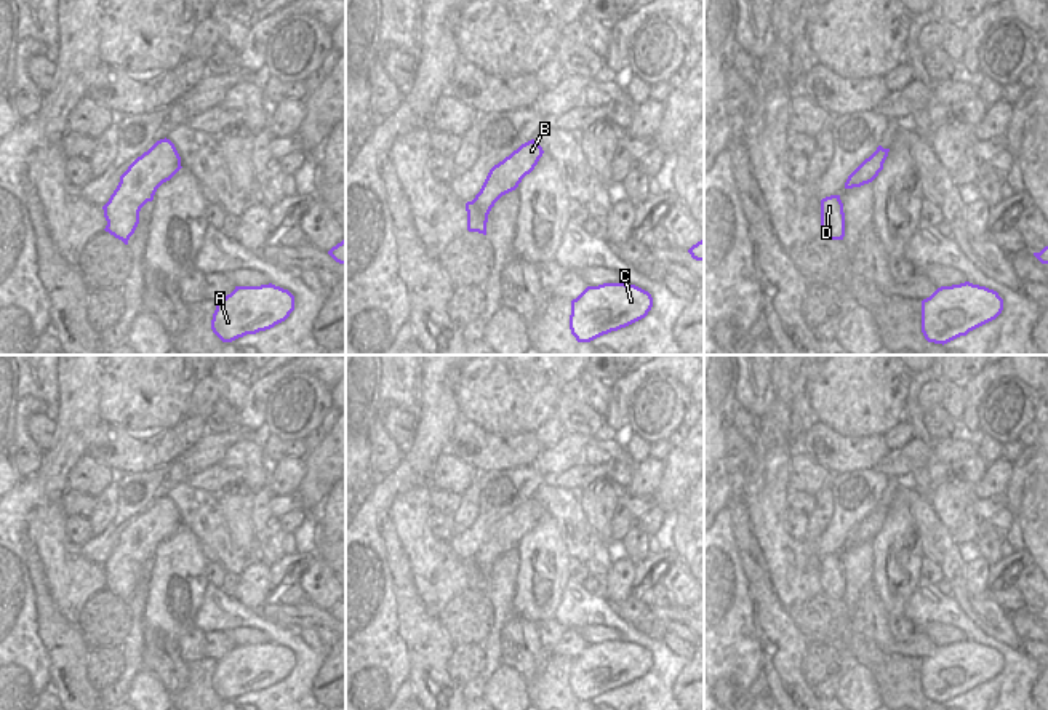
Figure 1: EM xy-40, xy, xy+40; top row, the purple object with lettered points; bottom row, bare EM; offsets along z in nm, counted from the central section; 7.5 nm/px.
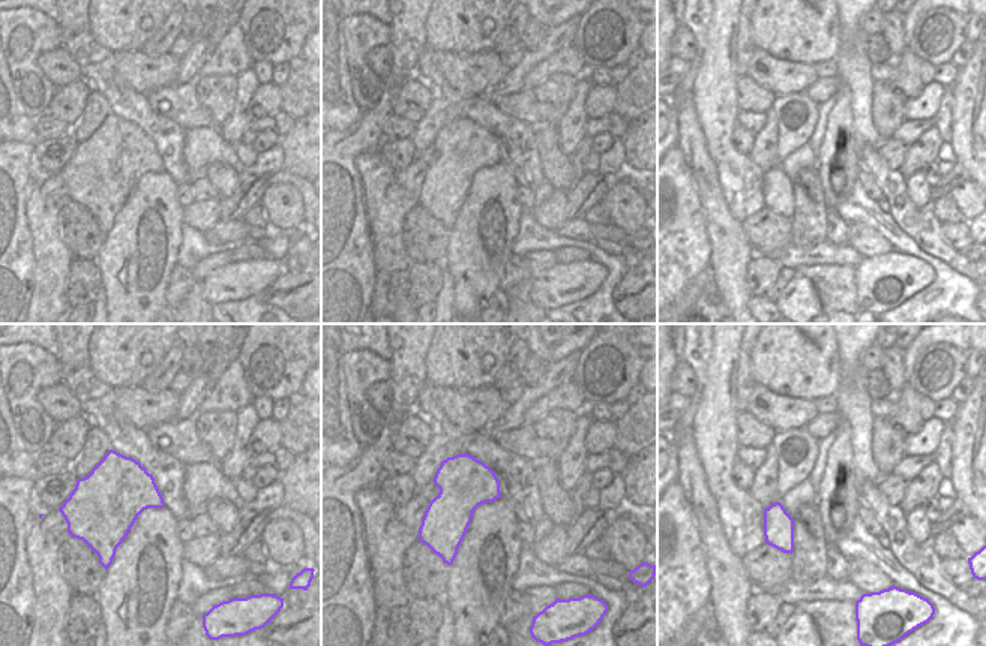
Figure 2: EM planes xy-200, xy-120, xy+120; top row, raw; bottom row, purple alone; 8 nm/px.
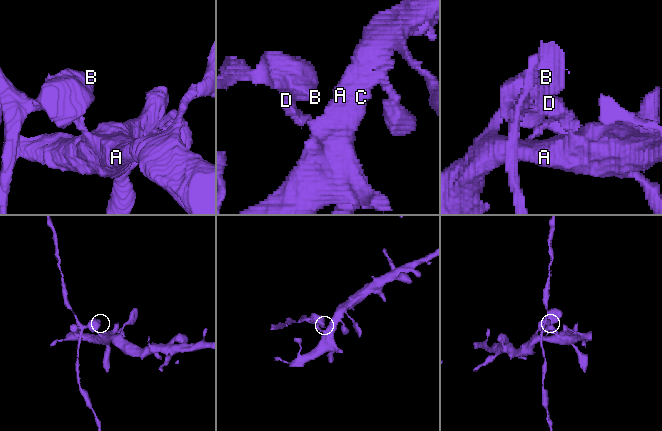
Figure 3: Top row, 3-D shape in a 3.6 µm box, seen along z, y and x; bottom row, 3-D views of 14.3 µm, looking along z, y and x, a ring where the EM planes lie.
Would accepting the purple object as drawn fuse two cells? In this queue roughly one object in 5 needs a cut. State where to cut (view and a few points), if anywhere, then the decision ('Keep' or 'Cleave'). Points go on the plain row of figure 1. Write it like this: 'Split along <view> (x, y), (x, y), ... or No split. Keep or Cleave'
Split along xy (472, 558), (487, 579). Cleave

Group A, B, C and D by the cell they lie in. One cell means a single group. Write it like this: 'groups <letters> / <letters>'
groups A C D / B

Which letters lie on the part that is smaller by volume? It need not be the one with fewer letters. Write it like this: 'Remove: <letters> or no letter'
Remove: B

